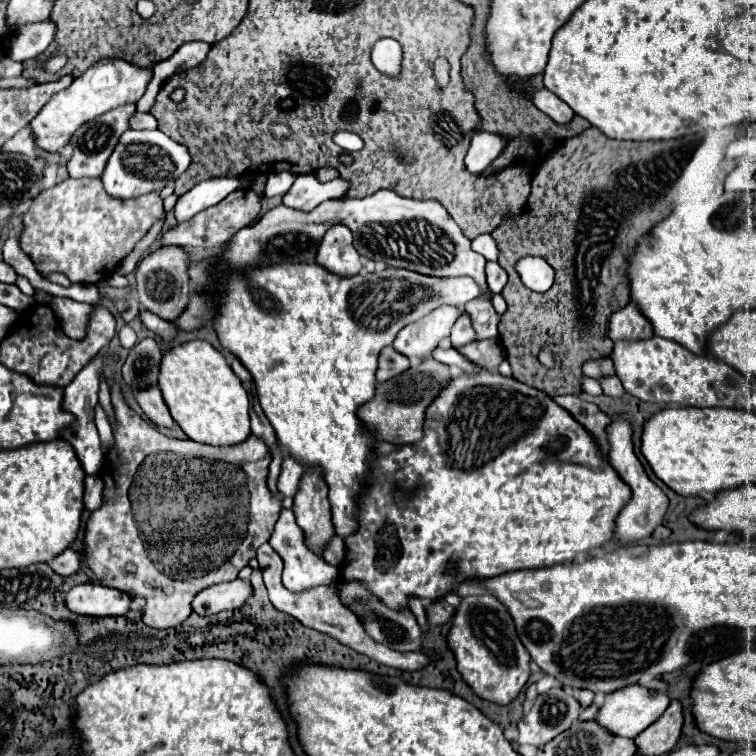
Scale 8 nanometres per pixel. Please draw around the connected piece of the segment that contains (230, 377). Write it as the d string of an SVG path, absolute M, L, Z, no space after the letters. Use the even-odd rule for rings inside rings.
M192 340L174 346L162 358L158 384L170 408L172 418L178 422L178 426L186 432L190 440L210 444L210 446L234 446L244 442L250 434L262 438L262 442L270 448L270 456L272 456L268 468L268 490L274 496L282 498L282 494L276 488L278 472L282 472L282 448L278 444L278 438L274 436L272 424L266 420L266 414L258 404L258 390L254 388L254 378L234 354L226 352L224 358L222 352L218 352L206 340ZM248 394L250 394L250 402L248 402ZM250 422L252 422L252 432L250 432Z

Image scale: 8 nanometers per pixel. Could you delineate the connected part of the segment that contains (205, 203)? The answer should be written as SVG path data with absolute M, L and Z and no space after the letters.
M210 178L196 184L192 190L182 194L176 202L176 218L178 222L194 218L198 212L216 206L230 192L238 190L242 182L238 178Z

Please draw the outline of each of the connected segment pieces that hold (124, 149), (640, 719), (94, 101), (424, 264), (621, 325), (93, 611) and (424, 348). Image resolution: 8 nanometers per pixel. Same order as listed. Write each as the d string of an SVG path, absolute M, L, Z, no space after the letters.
M126 130L118 146L114 148L102 182L110 196L114 198L136 198L144 190L162 190L170 180L176 180L190 166L190 154L184 146L174 142L160 130Z
M630 684L626 688L620 688L618 692L606 694L606 700L604 700L596 720L612 734L626 736L626 738L636 738L642 730L646 730L652 722L656 722L664 714L668 704L670 704L668 694L654 692L654 690L650 690L646 686L640 686L640 684Z
M124 58L102 60L98 64L92 64L82 76L74 78L70 88L54 94L50 102L30 122L36 144L48 152L60 150L70 142L70 136L74 136L74 132L82 124L86 124L86 120L94 120L122 104L136 104L144 96L150 80L152 80L152 70L138 68L136 64L130 64Z
M378 190L376 194L362 198L362 200L328 200L316 206L312 212L300 212L300 210L284 210L284 206L276 206L268 210L258 222L254 224L276 224L276 218L280 218L280 226L246 226L242 228L224 248L224 260L226 260L226 272L230 270L248 270L248 268L260 268L270 264L282 264L282 262L314 262L320 238L324 232L342 222L346 224L354 234L354 246L356 250L370 258L370 260L382 260L386 266L406 268L420 274L432 274L432 276L472 276L476 284L482 288L482 296L468 302L464 309L472 314L474 330L478 340L494 338L498 336L498 320L500 314L494 310L492 300L488 296L488 284L486 284L486 258L478 256L470 248L470 240L466 234L454 224L452 216L438 204L438 200L414 200L406 196L398 196L390 190Z
M628 302L610 318L612 340L644 340L650 336L654 336L654 328L634 302Z
M88 582L72 588L66 596L66 604L76 614L86 616L122 616L130 610L132 598L118 588L108 588L98 582Z
M440 306L418 322L402 328L392 346L408 358L426 358L434 352L442 338L450 336L450 328L456 322L458 314L460 308Z

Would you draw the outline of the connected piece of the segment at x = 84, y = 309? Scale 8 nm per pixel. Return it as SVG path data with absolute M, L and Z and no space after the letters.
M54 298L50 306L70 338L84 338L84 326L92 308L90 304L82 304L70 298Z

